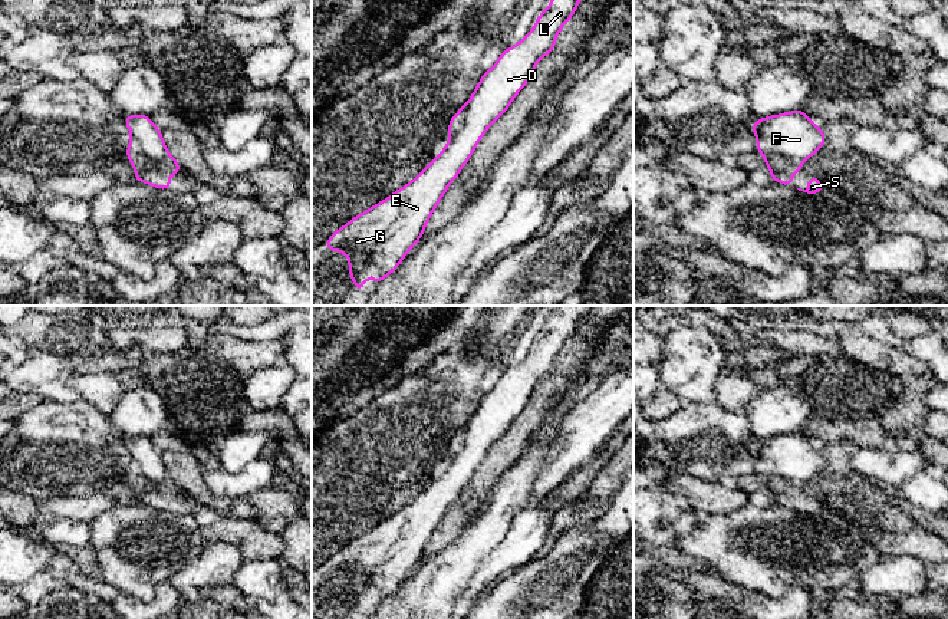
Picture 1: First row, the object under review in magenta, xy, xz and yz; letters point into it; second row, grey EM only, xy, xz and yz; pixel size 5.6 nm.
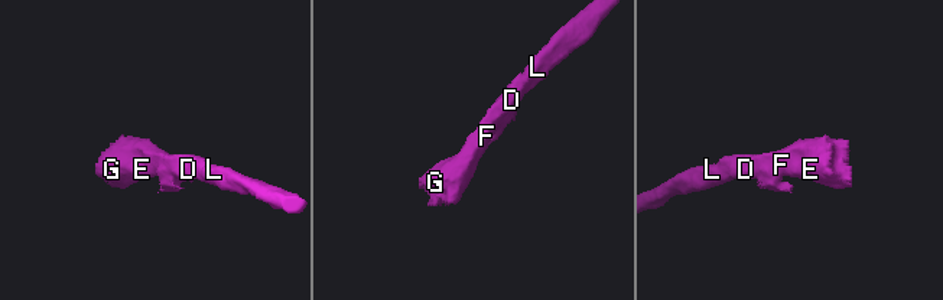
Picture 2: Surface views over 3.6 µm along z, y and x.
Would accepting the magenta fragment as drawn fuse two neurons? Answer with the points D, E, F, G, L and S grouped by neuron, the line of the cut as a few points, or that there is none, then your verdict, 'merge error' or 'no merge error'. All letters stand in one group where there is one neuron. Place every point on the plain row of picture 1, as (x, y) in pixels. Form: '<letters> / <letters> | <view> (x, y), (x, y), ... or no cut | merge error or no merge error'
D E F G L / S | yz (757, 461), (769, 461), (780, 474), (803, 481) | merge error

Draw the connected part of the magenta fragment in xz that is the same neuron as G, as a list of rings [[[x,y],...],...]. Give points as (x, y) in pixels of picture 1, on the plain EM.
[[[564,306],[556,313],[527,358],[514,369],[506,369],[496,386],[481,398],[465,427],[463,450],[448,461],[441,475],[411,504],[353,539],[326,562],[329,573],[342,573],[349,580],[355,613],[362,613],[365,602],[371,599],[378,608],[421,562],[447,510],[471,480],[491,444],[527,406],[537,383],[554,372],[557,356],[592,307]]]

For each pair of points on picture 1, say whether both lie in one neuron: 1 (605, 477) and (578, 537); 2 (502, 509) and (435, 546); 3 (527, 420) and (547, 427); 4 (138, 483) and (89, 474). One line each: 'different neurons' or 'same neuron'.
1: different neurons
2: different neurons
3: different neurons
4: different neurons

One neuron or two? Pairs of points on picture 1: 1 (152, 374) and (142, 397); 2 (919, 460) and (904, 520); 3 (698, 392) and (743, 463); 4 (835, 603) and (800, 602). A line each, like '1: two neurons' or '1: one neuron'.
1: two neurons
2: two neurons
3: two neurons
4: two neurons

